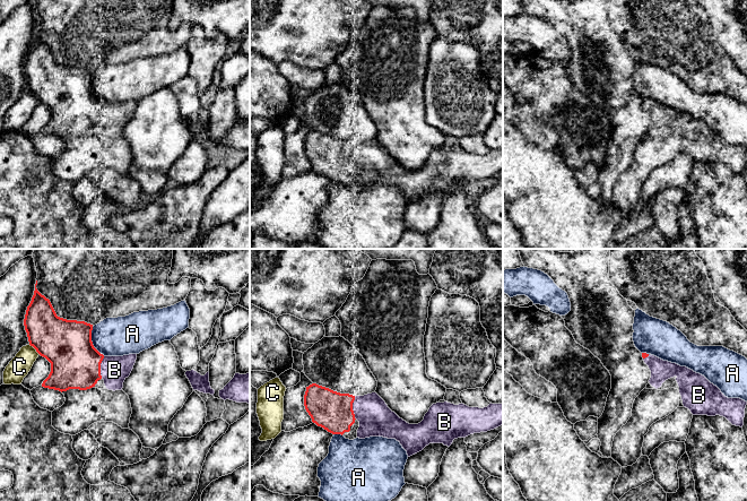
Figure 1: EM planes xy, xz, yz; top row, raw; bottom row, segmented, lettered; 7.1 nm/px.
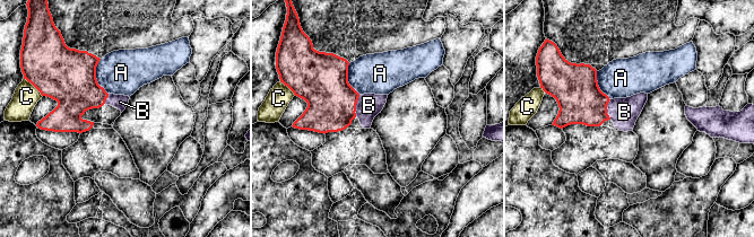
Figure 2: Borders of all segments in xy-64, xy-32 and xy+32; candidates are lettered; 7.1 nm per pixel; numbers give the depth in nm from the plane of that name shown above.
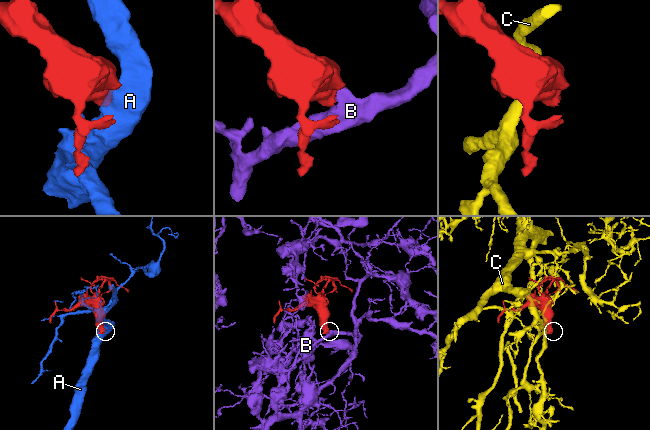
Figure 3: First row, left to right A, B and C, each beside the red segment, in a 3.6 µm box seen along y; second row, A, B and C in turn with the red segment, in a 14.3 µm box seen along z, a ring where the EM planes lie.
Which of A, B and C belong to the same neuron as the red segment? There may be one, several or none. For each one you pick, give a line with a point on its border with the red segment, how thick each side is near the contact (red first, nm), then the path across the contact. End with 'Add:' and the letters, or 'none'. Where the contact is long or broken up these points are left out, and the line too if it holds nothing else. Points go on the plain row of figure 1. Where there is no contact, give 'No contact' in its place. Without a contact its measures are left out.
B: Touches red at xz (352, 154). Thickness 280 nm (red) against 240 nm
Add: B

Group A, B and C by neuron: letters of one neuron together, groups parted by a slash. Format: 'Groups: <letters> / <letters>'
Groups: A / B / C

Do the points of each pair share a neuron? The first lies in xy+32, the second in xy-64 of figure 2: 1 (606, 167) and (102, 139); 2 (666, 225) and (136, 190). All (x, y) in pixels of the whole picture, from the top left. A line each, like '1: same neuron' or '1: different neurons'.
1: different neurons
2: different neurons

